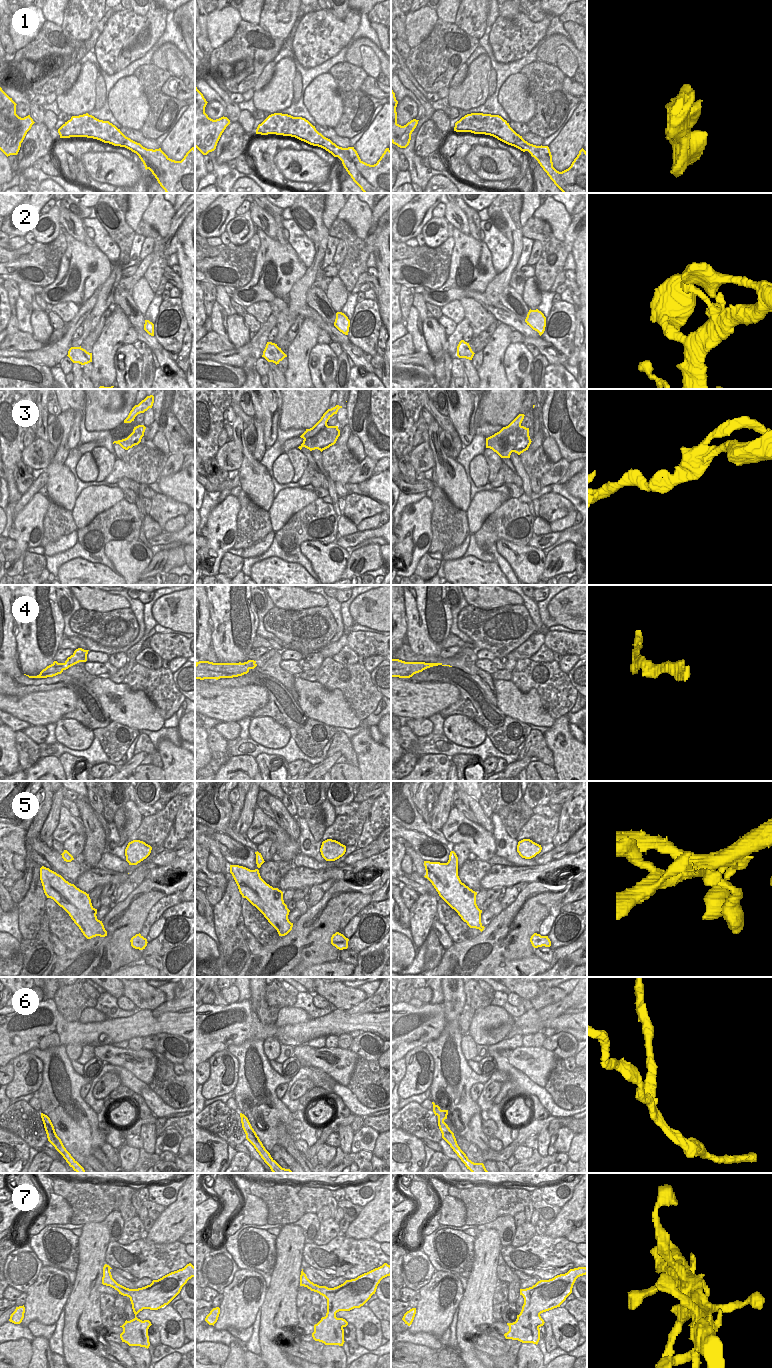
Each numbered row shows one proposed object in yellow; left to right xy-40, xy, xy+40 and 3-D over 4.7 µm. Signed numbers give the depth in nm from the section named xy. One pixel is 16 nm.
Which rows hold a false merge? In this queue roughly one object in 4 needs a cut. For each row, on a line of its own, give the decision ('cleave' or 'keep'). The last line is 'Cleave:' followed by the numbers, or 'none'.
1: keep
2: keep
3: cleave
4: keep
5: keep
6: cleave
7: keep
Cleave: 3, 6

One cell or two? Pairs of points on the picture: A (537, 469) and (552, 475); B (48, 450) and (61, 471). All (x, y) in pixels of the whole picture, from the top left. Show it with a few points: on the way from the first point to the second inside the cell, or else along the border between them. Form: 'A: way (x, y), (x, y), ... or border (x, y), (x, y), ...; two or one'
A: border (554, 464), (540, 479); two
B: border (51, 460), (45, 469); two

